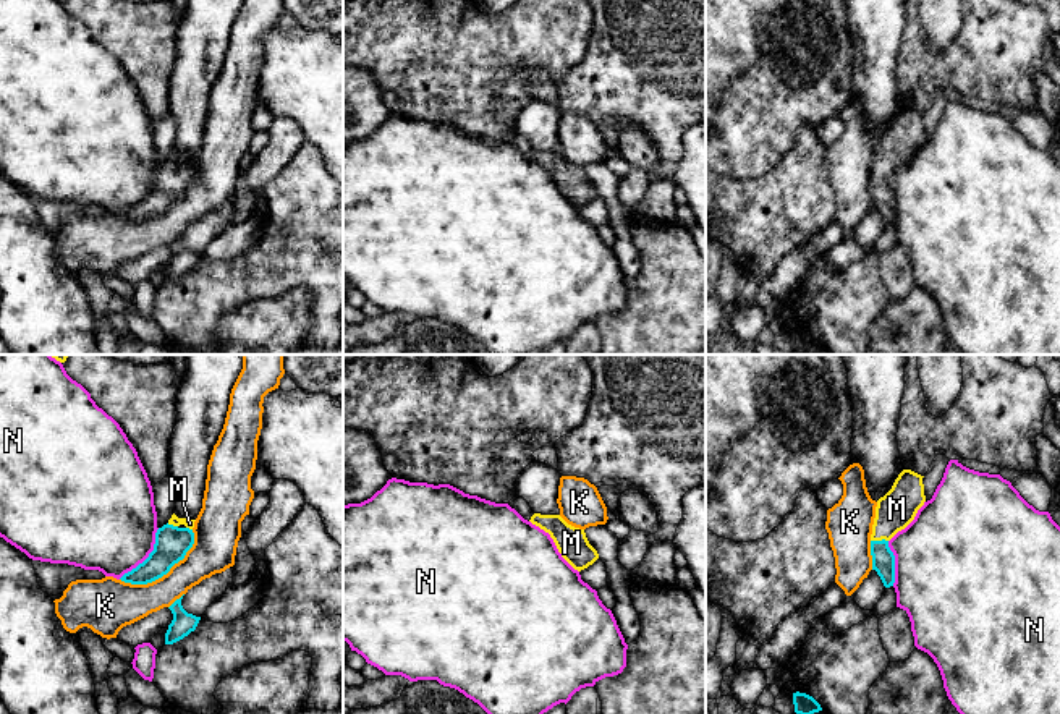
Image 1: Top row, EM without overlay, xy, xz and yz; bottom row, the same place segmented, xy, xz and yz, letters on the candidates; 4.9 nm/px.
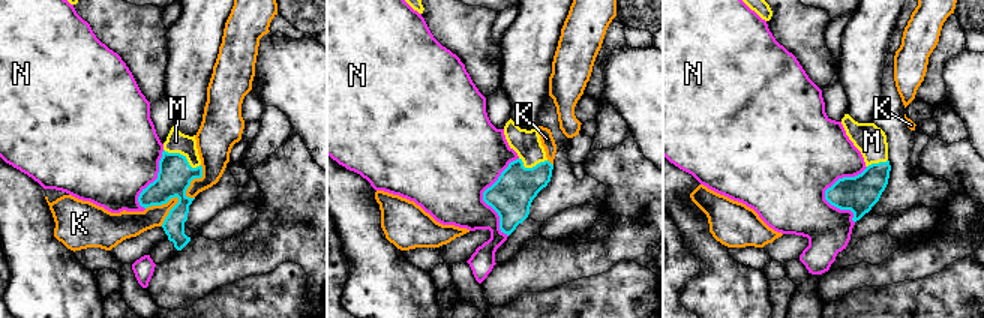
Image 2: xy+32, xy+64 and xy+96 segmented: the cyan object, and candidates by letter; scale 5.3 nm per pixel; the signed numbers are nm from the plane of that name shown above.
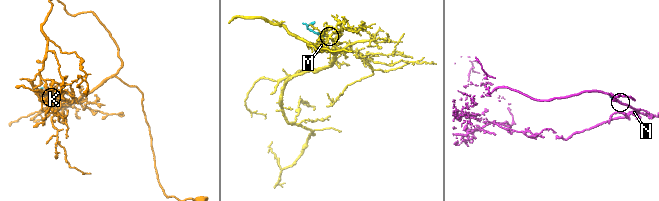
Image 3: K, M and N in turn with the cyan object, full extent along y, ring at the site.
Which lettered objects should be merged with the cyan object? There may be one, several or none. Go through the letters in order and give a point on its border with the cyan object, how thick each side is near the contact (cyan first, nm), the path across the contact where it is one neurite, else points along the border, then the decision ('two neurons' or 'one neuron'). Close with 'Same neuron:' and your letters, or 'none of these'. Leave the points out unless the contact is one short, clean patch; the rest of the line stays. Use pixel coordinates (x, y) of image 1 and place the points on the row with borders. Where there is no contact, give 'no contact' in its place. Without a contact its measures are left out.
K: xy (165, 573) | 170/200 nm | two neurons
M: yz (879, 541) | 110/190 nm | across yz (882, 557), (879, 541), (882, 530), (897, 509) | one neuron
N: xy (148, 557) | 170/460 nm | two neurons
Same neuron: M

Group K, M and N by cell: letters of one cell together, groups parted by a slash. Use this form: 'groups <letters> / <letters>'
groups K / M / N

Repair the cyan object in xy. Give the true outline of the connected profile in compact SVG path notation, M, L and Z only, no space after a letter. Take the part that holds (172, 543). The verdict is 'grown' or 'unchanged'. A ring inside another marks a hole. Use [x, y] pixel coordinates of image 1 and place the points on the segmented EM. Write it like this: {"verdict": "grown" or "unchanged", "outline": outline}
{"verdict": "grown", "outline": "M173 513L168 523L157 529L154 550L149 557L120 580L131 584L147 584L167 575L193 547L194 521L196 520L178 518Z"}

